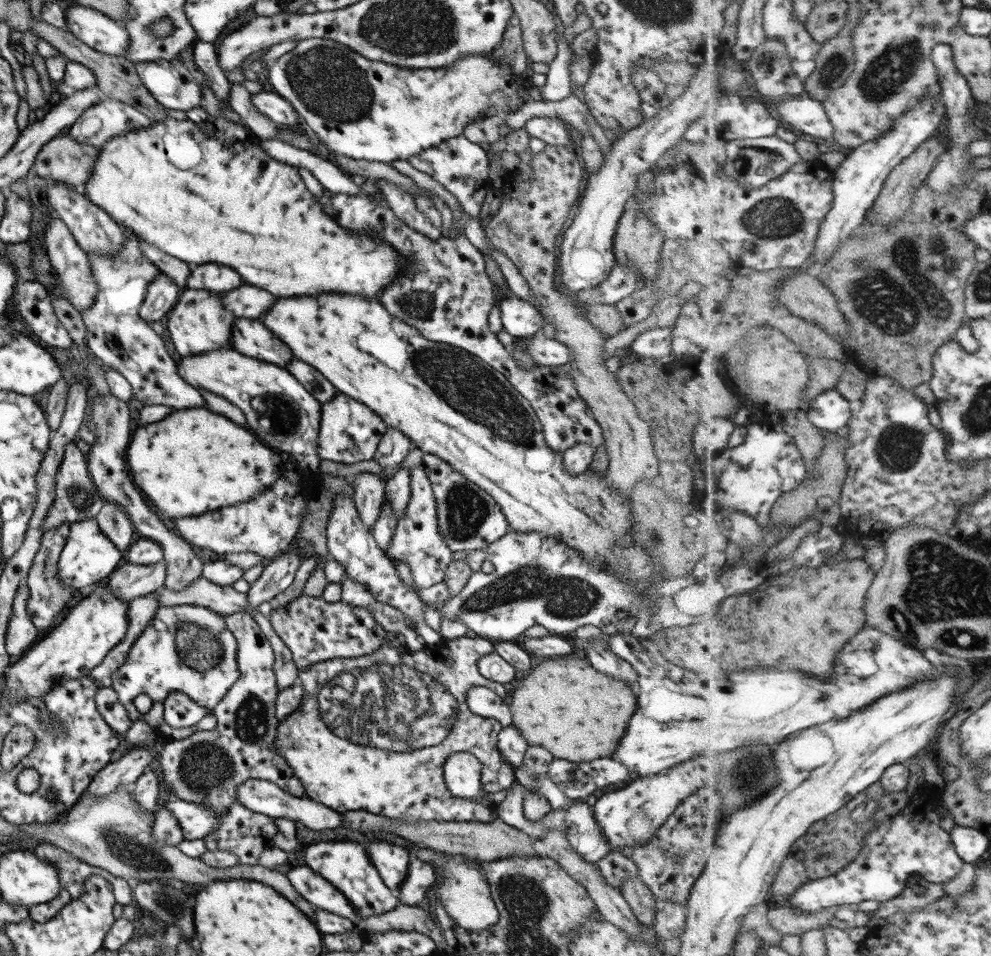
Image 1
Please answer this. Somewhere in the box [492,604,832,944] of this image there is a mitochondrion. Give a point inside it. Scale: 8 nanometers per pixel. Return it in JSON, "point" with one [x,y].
{"point":[746,775]}

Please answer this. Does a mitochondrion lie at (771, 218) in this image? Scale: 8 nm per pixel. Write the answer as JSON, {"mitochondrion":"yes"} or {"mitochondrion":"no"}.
{"mitochondrion":"yes"}

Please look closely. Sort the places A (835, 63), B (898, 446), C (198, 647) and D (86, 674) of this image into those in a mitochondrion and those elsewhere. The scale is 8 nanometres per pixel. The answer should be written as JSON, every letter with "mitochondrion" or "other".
{"A":"mitochondrion","B":"mitochondrion","C":"mitochondrion","D":"other"}

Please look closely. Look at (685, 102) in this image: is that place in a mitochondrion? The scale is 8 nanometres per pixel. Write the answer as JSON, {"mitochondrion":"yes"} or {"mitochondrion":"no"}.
{"mitochondrion":"no"}

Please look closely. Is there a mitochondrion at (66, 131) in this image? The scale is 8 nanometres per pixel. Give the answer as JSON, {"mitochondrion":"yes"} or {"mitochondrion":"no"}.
{"mitochondrion":"no"}

